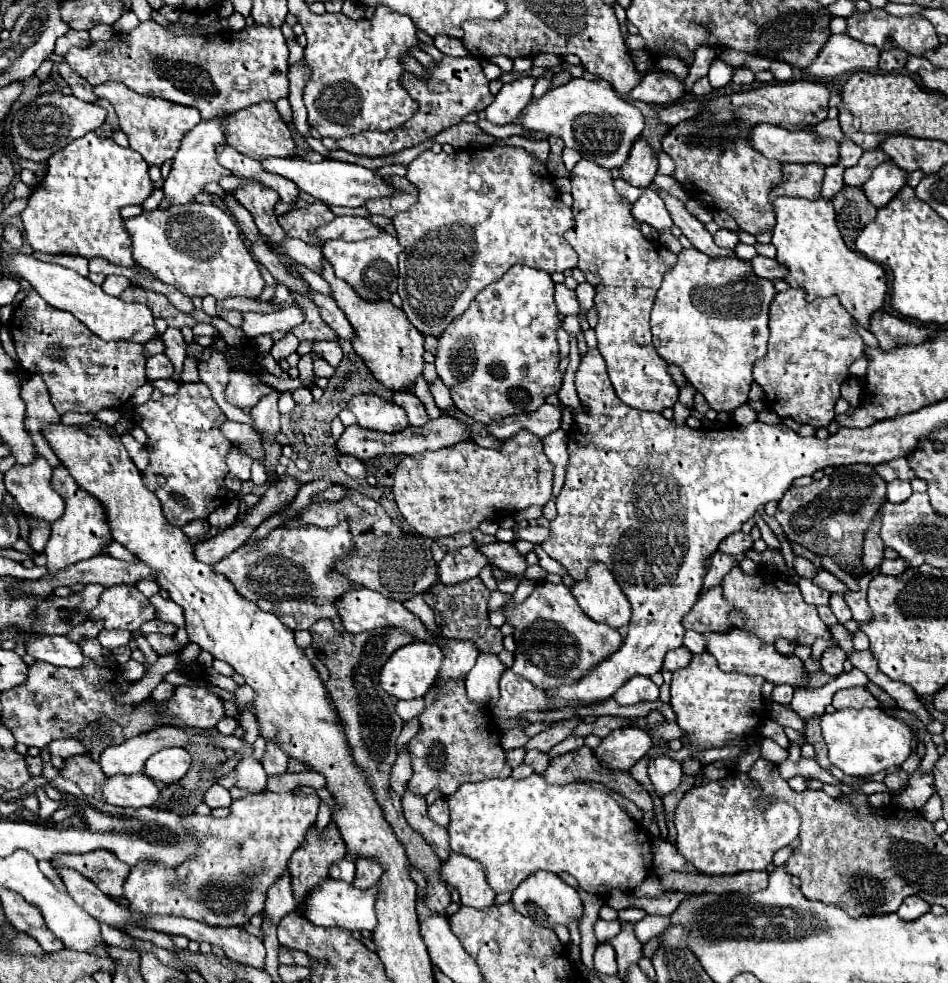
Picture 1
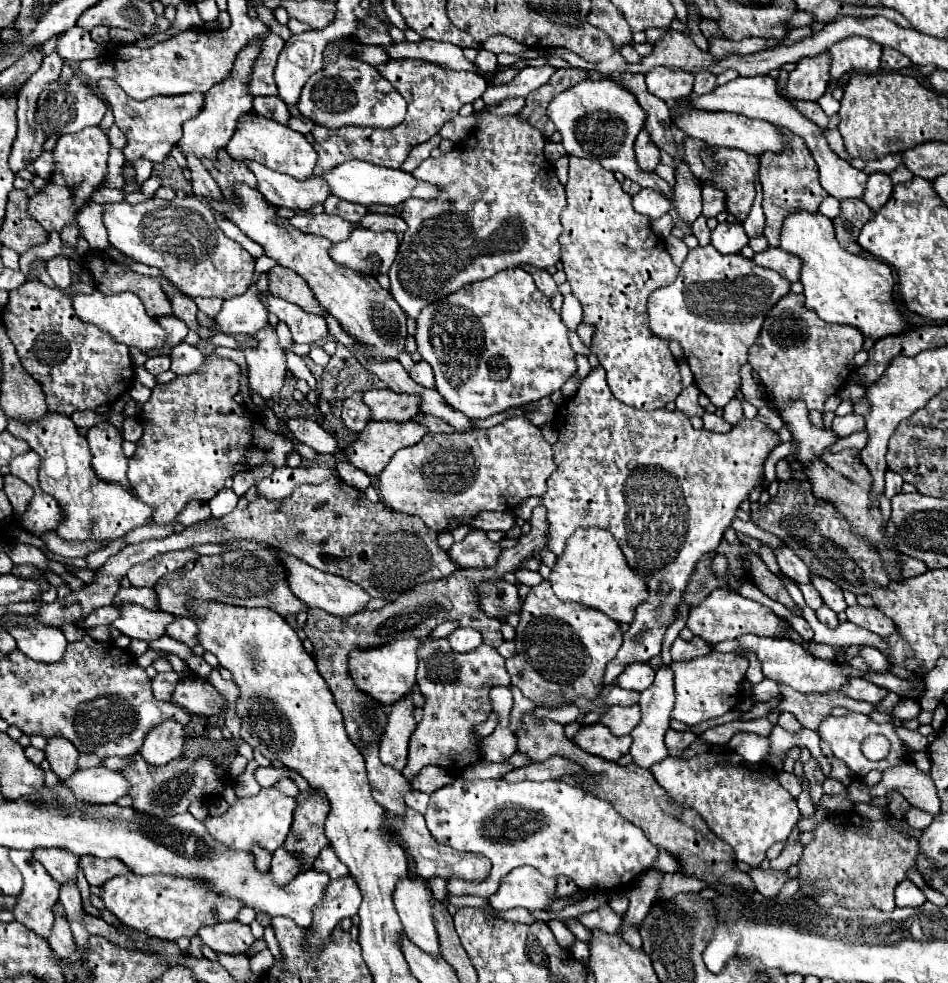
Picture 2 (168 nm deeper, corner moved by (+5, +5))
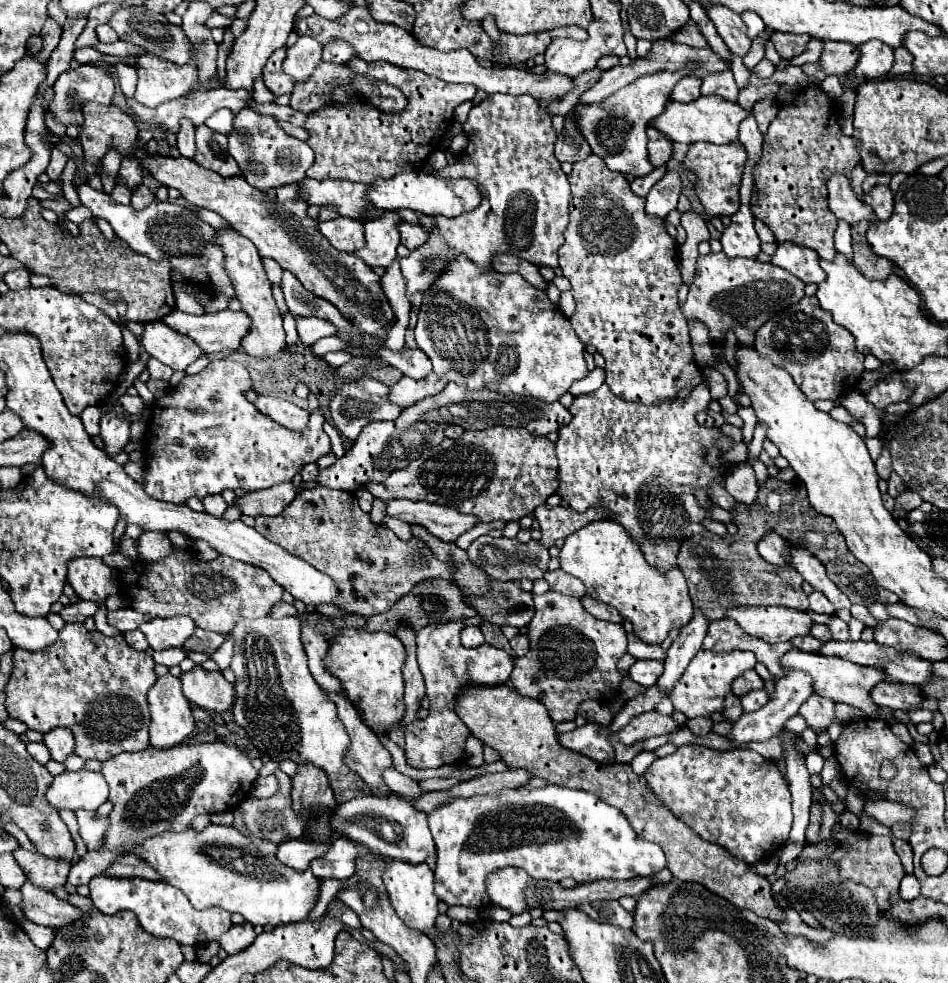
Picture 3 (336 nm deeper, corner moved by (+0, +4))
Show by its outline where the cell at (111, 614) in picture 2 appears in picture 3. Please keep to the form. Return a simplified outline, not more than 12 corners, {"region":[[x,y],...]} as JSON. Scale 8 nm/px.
{"region":[[129,607],[109,613],[121,633],[135,631],[149,615]]}

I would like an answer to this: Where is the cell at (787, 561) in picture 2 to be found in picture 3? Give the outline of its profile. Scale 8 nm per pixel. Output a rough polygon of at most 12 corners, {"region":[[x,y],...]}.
{"region":[[777,533],[757,541],[759,555],[773,565],[787,565],[787,541]]}

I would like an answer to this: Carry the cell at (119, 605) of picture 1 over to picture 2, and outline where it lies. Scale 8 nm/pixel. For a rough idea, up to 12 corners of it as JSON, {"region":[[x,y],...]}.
{"region":[[136,602],[116,608],[112,626],[146,642],[160,638],[174,620],[168,612]]}

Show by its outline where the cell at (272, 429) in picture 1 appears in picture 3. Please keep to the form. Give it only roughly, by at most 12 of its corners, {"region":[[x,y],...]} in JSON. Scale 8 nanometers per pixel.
{"region":[[231,227],[215,231],[225,273],[251,319],[241,349],[273,359],[285,331],[261,257]]}

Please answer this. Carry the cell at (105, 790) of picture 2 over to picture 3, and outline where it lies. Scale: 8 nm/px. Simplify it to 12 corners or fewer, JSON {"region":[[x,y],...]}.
{"region":[[65,771],[45,797],[55,809],[95,811],[107,801],[101,773]]}

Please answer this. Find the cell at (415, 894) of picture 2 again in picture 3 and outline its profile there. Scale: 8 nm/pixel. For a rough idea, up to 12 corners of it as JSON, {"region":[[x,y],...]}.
{"region":[[389,859],[387,897],[411,929],[439,915],[427,863]]}

